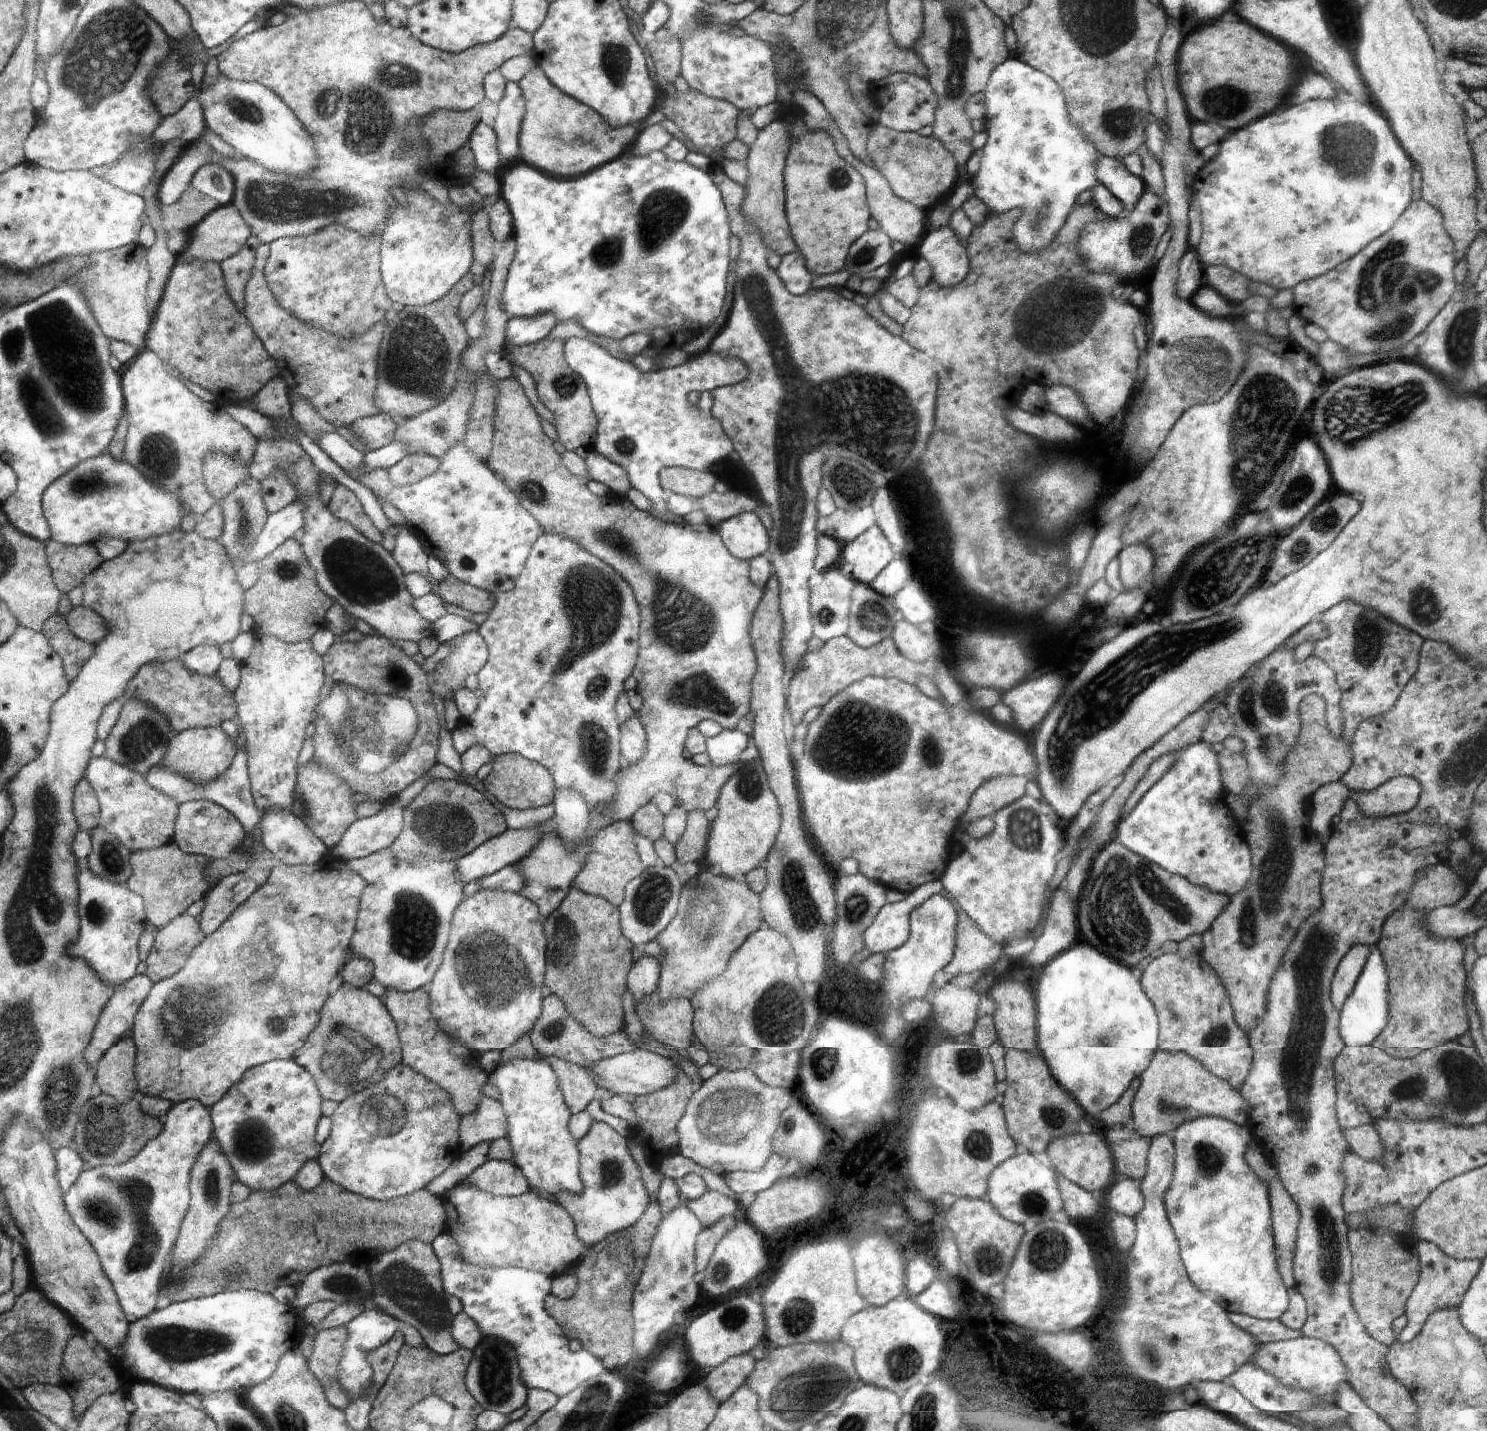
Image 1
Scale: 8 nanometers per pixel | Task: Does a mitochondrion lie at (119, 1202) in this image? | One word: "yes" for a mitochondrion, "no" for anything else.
yes

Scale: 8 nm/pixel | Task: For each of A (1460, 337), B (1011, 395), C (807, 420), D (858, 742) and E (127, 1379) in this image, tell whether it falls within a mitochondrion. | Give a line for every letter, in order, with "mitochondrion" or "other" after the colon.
A: mitochondrion
B: other
C: mitochondrion
D: mitochondrion
E: other

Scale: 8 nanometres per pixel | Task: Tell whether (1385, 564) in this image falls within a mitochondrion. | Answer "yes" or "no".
no

